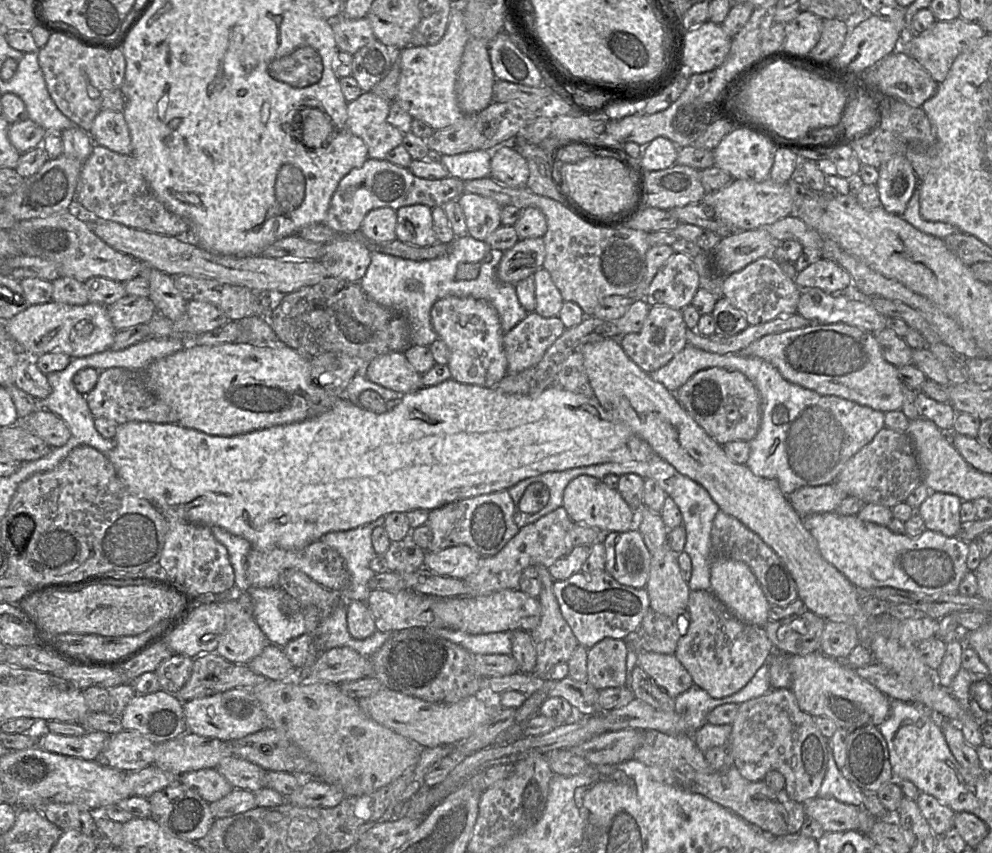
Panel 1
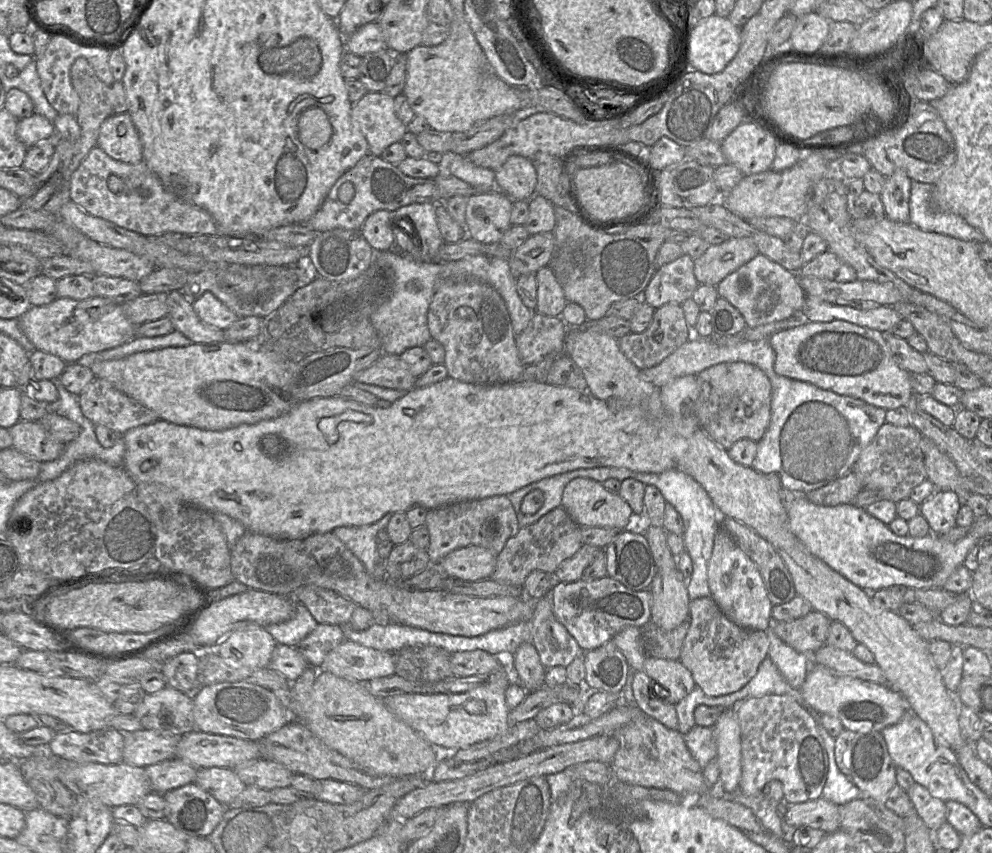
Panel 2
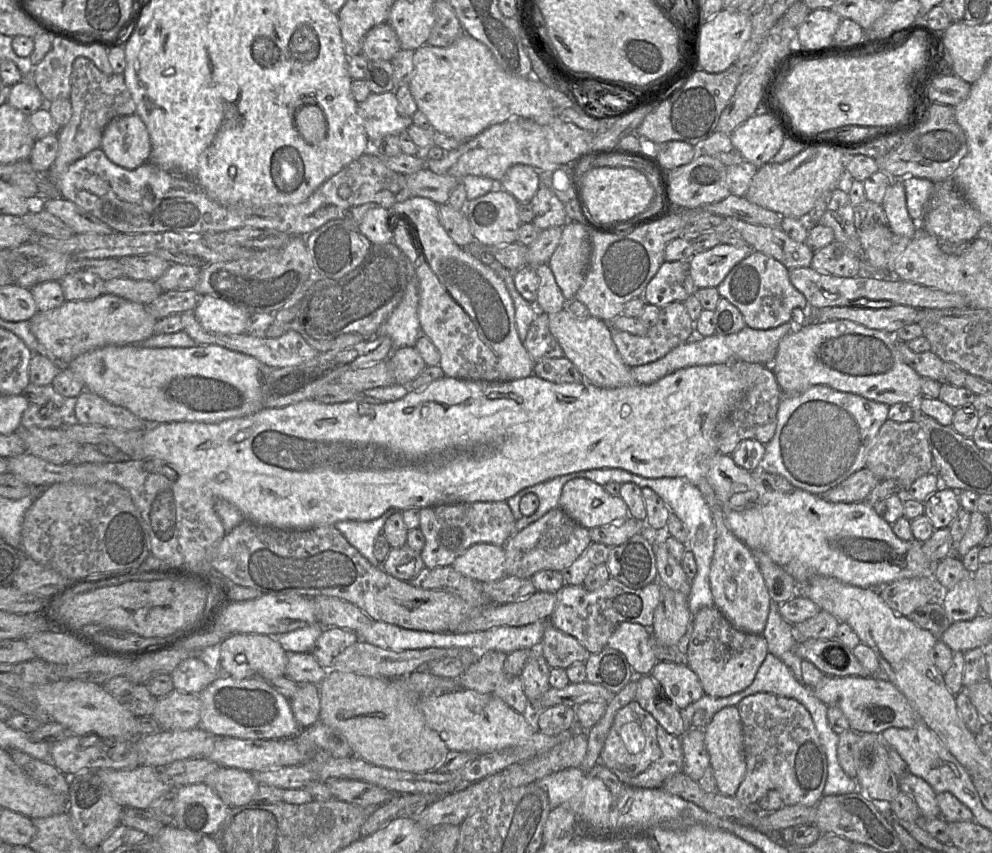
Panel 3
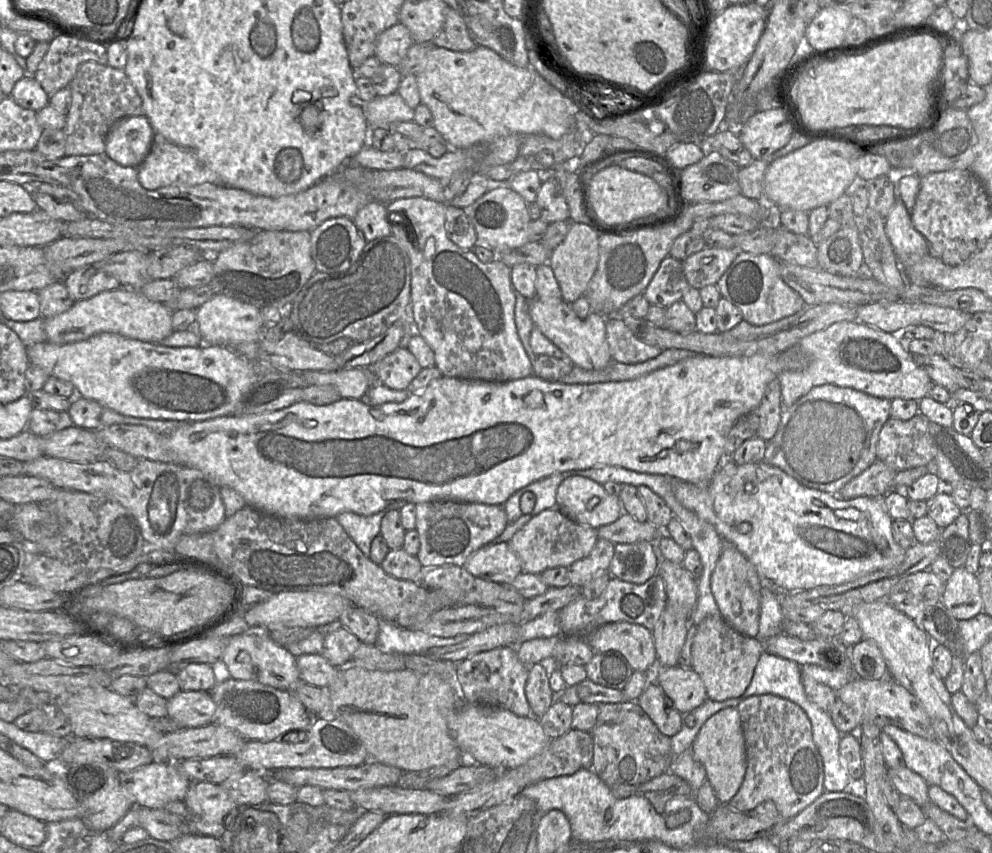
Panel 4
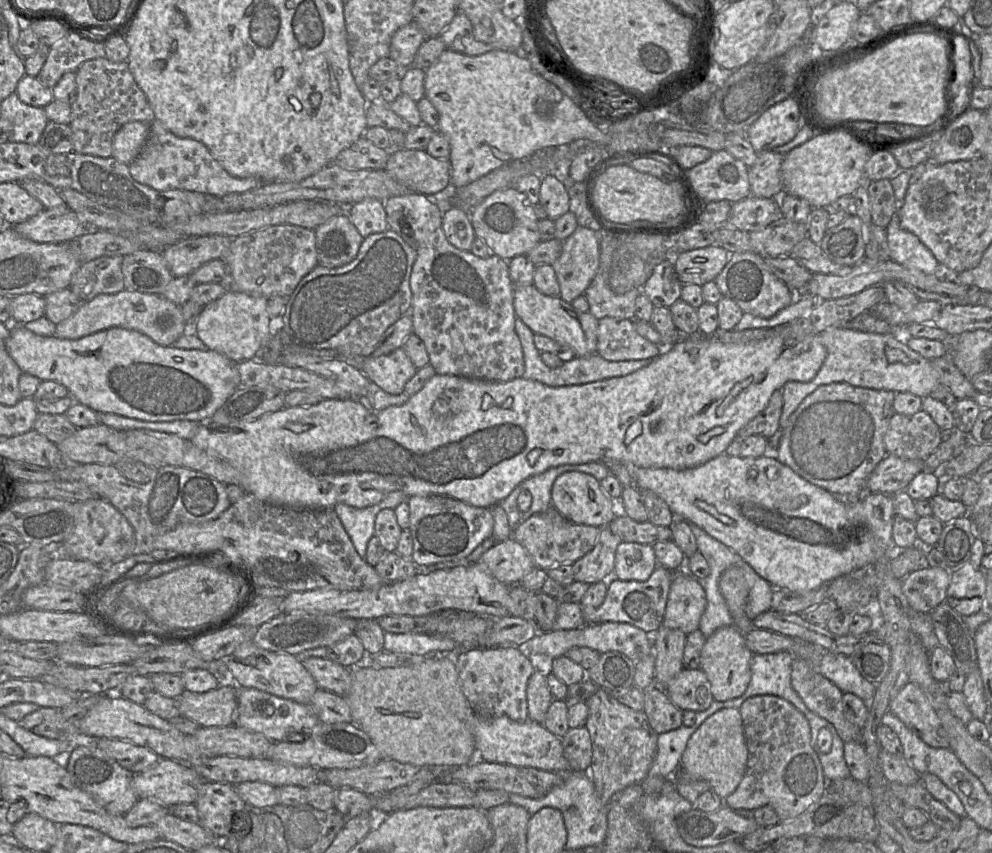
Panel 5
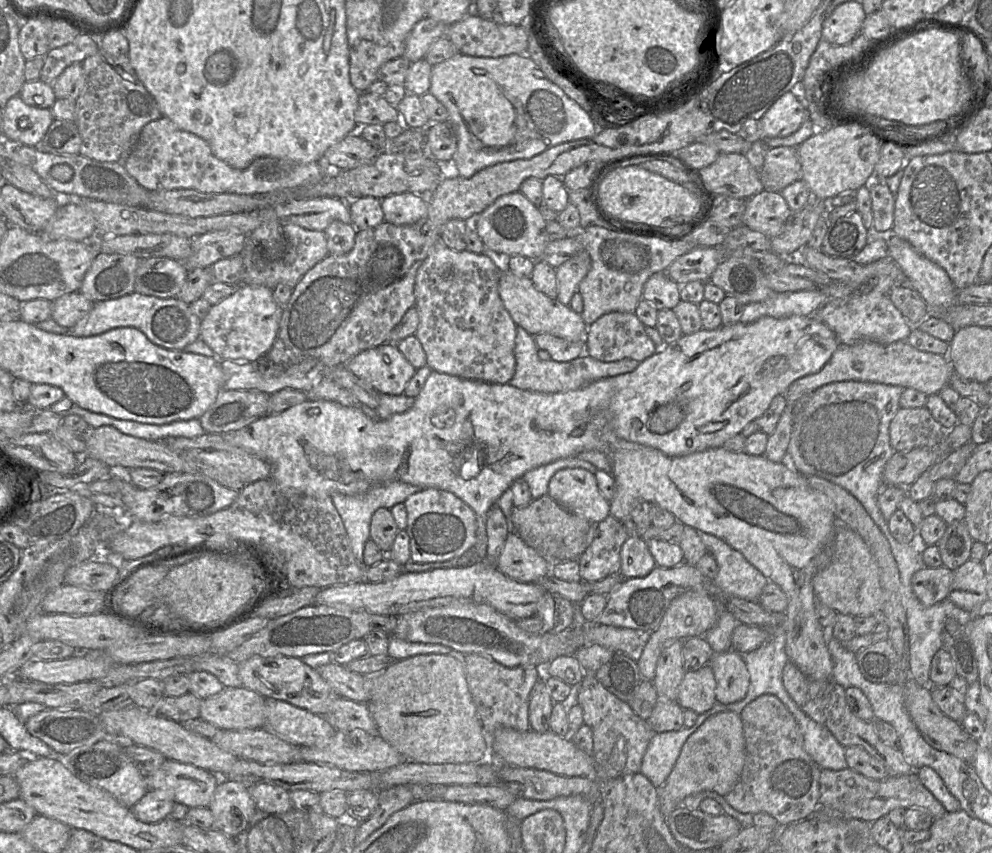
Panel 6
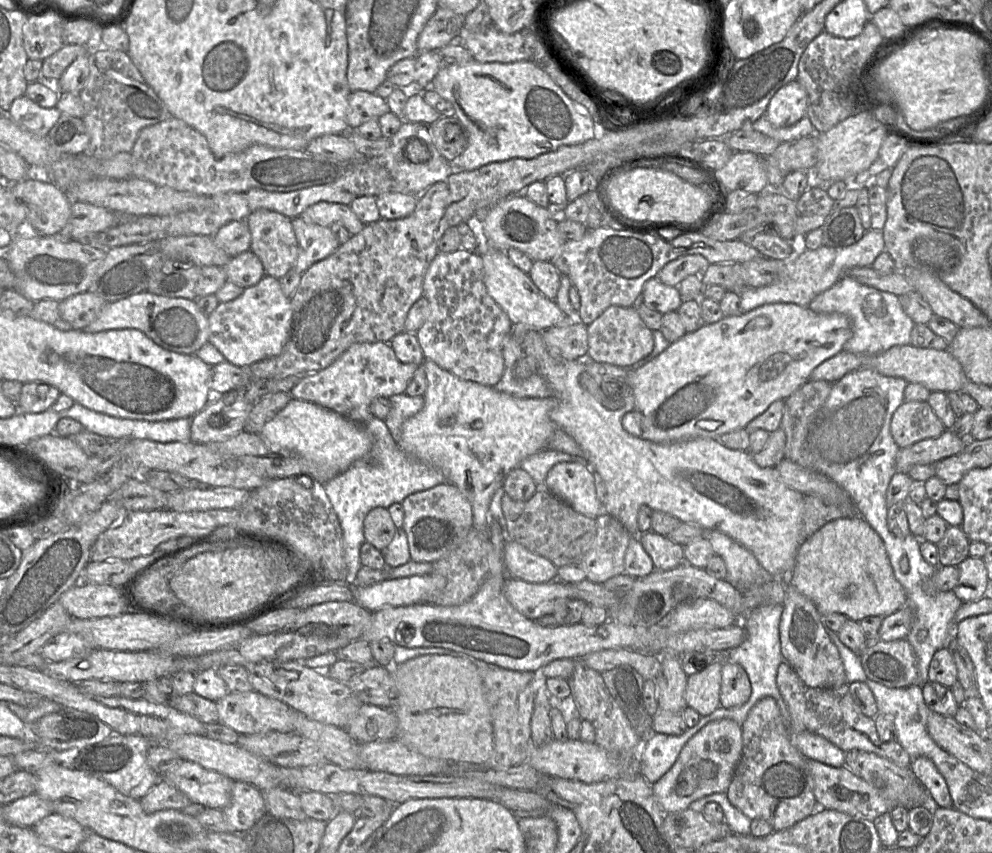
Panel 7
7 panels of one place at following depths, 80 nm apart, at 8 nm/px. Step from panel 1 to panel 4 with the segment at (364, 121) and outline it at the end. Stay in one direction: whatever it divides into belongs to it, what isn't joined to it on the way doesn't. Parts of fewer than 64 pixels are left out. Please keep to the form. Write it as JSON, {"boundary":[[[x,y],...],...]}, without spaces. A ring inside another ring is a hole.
{"boundary":[[[397,92],[387,96],[377,96],[365,103],[363,109],[369,134],[371,130],[387,128],[397,121],[413,121],[415,114],[415,110],[410,108]]]}

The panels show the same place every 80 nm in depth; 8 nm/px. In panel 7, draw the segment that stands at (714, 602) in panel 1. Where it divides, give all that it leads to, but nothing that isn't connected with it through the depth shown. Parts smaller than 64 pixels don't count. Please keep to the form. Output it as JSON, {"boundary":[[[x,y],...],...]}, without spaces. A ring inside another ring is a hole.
{"boundary":[[[723,661],[721,671],[720,706],[739,707],[751,695],[751,684],[746,671],[739,664]]]}

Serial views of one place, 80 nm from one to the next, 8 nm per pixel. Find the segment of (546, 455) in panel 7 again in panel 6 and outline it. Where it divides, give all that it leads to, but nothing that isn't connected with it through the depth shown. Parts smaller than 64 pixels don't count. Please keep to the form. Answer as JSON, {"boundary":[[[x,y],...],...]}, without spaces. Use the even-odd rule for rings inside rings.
{"boundary":[[[576,456],[557,459],[548,464],[531,469],[521,478],[528,484],[532,500],[548,494],[550,479],[558,470],[564,468],[584,468],[593,474],[597,471],[596,466]]]}

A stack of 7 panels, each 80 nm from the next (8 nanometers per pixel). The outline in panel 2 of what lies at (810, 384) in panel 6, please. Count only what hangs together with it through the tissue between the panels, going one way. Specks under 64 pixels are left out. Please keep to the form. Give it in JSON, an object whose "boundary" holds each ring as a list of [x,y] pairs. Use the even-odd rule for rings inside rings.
{"boundary":[[[844,320],[807,321],[774,333],[769,342],[775,351],[774,369],[779,376],[808,382],[886,410],[905,406],[914,394],[910,372],[896,363],[885,334],[878,330]]]}

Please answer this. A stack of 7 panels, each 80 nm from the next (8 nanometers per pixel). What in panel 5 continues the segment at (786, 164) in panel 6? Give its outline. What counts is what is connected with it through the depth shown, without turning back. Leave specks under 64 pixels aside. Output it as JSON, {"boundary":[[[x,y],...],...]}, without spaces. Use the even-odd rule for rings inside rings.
{"boundary":[[[775,151],[758,153],[755,164],[748,170],[751,196],[777,198],[784,194],[781,166],[785,155]]]}

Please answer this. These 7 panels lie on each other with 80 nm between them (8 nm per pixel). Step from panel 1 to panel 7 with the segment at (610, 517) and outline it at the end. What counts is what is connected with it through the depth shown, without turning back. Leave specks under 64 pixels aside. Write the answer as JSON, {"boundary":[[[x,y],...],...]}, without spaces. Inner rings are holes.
{"boundary":[[[560,462],[548,472],[544,487],[576,512],[596,519],[604,510],[596,496],[593,470],[578,462]]]}

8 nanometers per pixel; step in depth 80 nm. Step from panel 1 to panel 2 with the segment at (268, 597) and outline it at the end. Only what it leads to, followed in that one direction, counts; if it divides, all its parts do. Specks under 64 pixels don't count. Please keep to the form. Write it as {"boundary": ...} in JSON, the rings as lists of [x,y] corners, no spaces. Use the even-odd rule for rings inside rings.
{"boundary":[[[295,602],[295,611],[289,620],[265,627],[277,644],[296,647],[318,625],[308,609],[301,603]]]}

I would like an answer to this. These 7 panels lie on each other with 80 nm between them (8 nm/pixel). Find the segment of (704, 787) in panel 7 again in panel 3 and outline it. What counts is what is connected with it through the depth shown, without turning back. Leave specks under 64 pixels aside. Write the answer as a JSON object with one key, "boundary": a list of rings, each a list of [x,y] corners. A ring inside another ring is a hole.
{"boundary":[[[726,706],[715,713],[704,732],[705,746],[710,757],[710,767],[713,769],[717,791],[725,796],[735,796],[746,772],[743,729],[737,707]]]}

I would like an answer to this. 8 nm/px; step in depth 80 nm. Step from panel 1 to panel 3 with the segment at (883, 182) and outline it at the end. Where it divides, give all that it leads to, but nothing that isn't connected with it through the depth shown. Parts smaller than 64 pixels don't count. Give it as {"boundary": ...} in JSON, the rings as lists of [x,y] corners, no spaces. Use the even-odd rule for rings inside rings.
{"boundary":[[[892,182],[882,203],[889,228],[897,238],[911,239],[918,234],[918,224],[907,210],[906,192],[903,182]]]}

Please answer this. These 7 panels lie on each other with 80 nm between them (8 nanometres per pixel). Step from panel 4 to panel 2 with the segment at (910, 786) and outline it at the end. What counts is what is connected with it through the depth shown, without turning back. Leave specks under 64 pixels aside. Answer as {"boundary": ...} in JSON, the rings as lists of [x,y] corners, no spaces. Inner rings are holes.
{"boundary":[[[913,783],[907,790],[907,795],[920,818],[932,832],[947,822],[945,801],[932,796],[924,786]]]}

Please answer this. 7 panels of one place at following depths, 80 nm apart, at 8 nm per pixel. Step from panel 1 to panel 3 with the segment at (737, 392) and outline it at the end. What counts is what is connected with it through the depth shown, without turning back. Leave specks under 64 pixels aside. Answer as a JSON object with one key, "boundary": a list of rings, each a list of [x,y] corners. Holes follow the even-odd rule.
{"boundary":[[[745,361],[729,362],[733,369],[745,380],[746,392],[738,405],[718,424],[716,444],[718,452],[731,455],[746,439],[754,439],[767,444],[774,436],[777,426],[777,412],[783,397],[782,390],[770,366]]]}

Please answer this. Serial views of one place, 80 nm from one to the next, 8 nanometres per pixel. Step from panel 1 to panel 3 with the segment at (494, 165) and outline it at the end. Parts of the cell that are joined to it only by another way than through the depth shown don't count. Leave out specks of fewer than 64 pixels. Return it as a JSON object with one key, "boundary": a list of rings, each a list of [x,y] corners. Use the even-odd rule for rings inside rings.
{"boundary":[[[516,164],[508,169],[500,181],[502,189],[519,203],[530,203],[540,186],[539,173],[531,166]]]}

